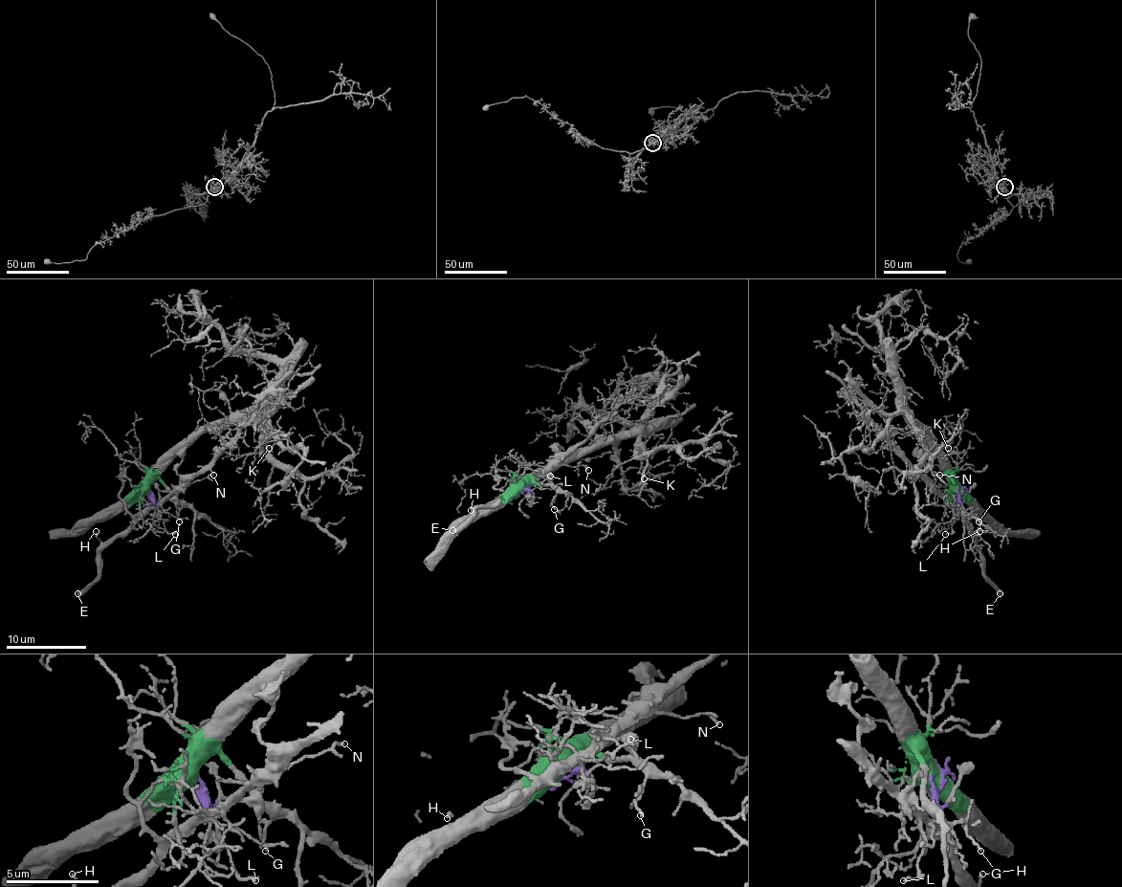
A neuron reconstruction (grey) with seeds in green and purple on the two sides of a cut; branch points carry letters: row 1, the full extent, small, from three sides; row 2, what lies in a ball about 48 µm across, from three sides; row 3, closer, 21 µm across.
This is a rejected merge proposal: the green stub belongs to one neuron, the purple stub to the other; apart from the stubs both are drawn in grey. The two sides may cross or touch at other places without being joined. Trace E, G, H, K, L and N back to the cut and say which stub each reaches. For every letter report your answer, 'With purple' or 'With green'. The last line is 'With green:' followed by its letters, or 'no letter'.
E: With purple
G: With green
H: With purple
K: With green
L: With purple
N: With purple
With green: G, K

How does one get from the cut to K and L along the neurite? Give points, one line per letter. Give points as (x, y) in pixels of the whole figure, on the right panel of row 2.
K: (960, 487), (934, 445), (904, 412), (913, 432), (928, 449), (942, 445), (948, 447)
L: (960, 485), (962, 496), (954, 507), (952, 529), (946, 534)

